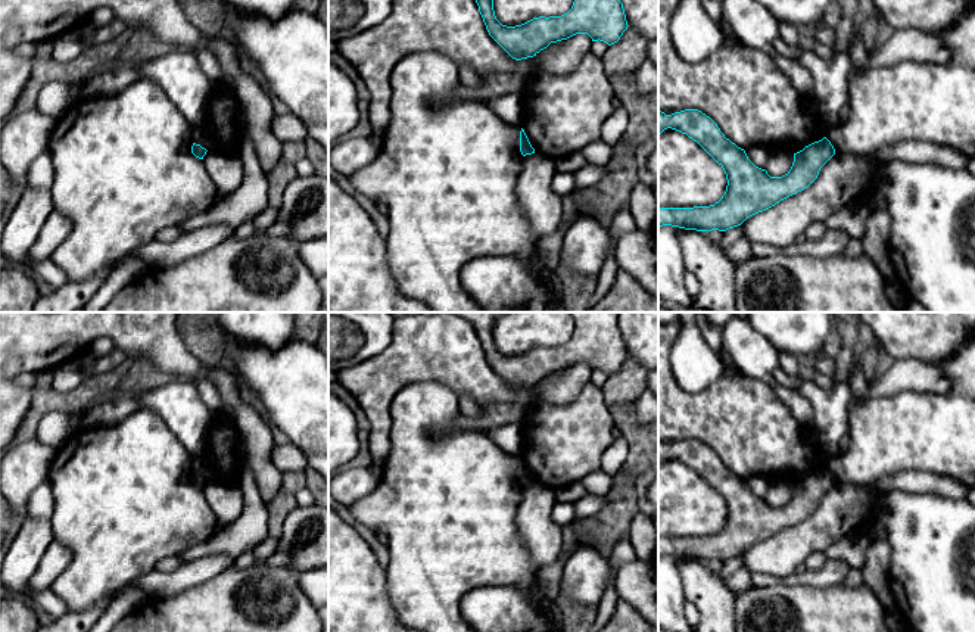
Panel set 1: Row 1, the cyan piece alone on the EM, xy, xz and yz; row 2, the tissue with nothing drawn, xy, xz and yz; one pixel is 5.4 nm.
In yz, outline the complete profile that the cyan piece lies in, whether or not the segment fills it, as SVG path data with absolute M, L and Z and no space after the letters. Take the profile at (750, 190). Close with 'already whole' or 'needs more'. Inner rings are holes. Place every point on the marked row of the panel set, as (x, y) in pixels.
M685 109L672 115L658 110L658 136L667 128L697 141L723 168L728 186L722 199L710 206L658 206L658 227L672 225L707 233L738 227L747 218L807 189L817 178L820 168L835 155L831 141L823 137L794 153L792 166L785 175L770 177L698 109Z; already whole

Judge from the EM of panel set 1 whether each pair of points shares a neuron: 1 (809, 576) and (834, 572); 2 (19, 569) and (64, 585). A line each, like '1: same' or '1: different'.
1: same
2: different

